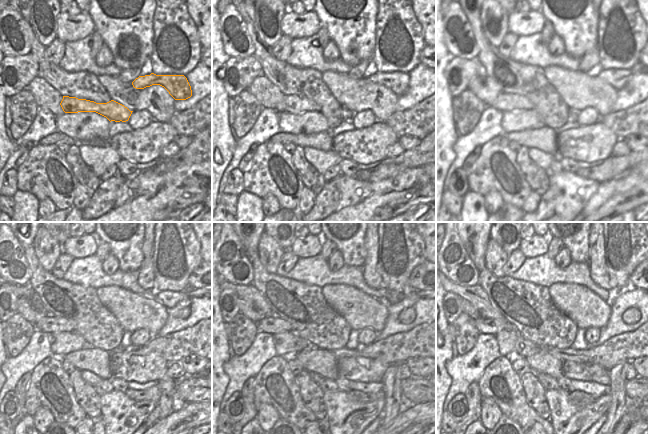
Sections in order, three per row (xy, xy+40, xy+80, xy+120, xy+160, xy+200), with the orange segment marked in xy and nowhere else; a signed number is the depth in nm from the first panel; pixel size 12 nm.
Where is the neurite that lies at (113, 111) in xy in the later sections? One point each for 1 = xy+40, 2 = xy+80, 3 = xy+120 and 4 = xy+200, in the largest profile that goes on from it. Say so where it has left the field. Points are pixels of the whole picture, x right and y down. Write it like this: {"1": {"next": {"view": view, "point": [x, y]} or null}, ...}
{"1": {"next": {"view": "xy+40", "point": [293, 104]}}, "2": {"next": {"view": "xy+80", "point": [505, 102]}}, "3": {"next": {"view": "xy+120", "point": [50, 324]}}, "4": {"next": {"view": "xy+200", "point": [492, 326]}}}

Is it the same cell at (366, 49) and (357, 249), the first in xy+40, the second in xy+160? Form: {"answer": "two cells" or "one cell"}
{"answer": "one cell"}

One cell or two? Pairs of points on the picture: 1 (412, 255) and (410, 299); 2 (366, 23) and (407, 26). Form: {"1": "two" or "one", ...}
{"1": "two", "2": "two"}

